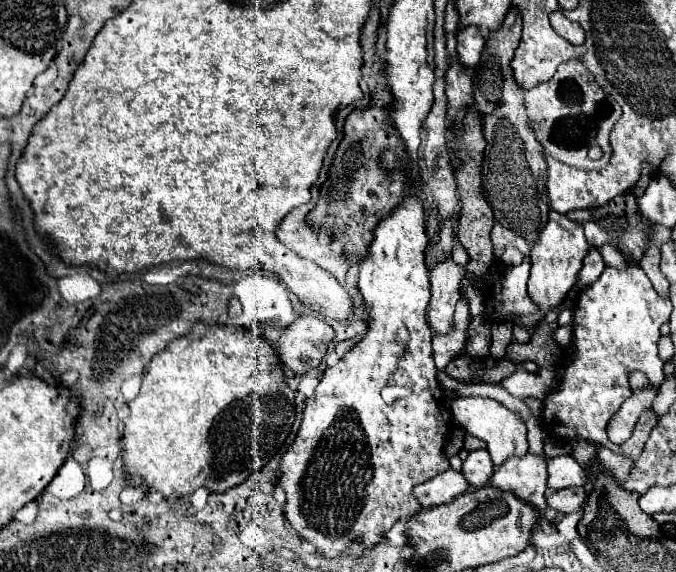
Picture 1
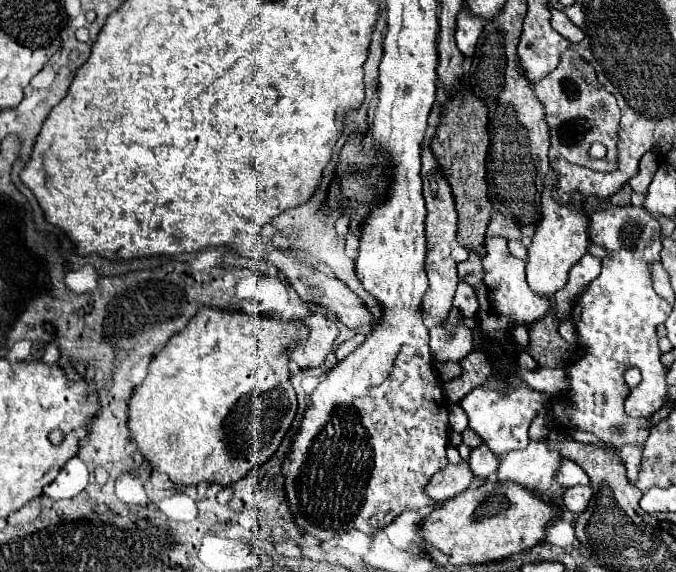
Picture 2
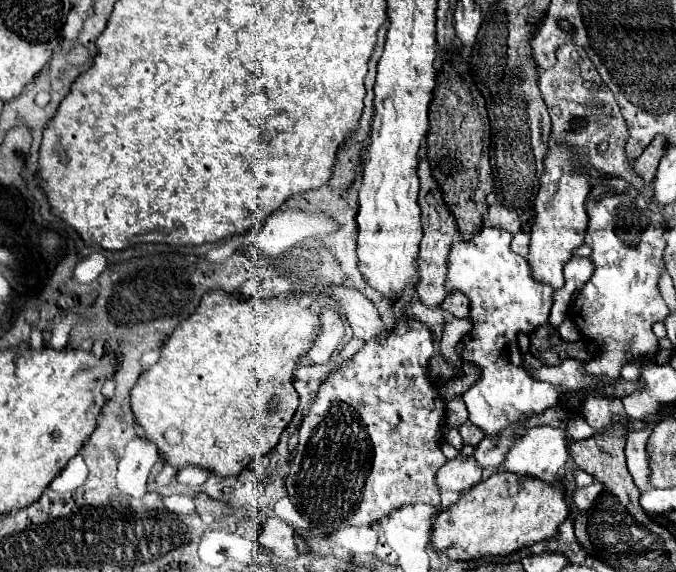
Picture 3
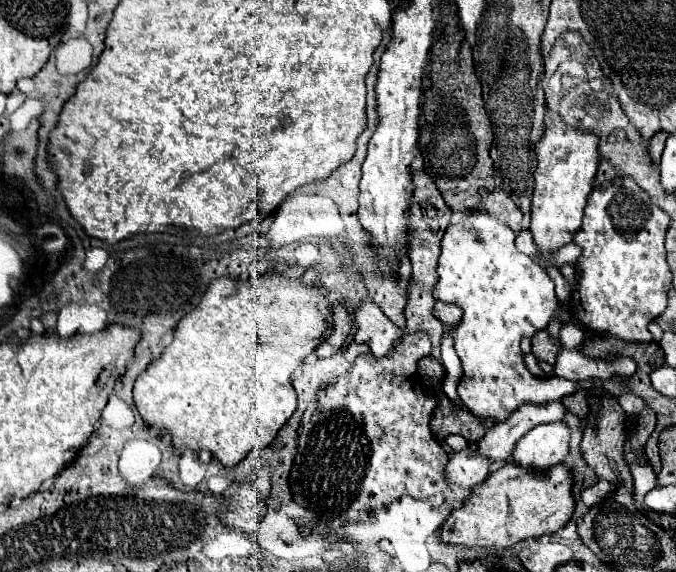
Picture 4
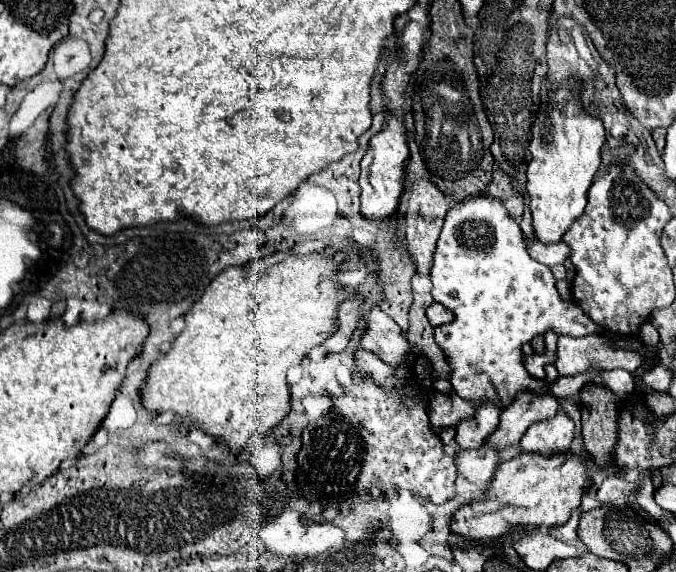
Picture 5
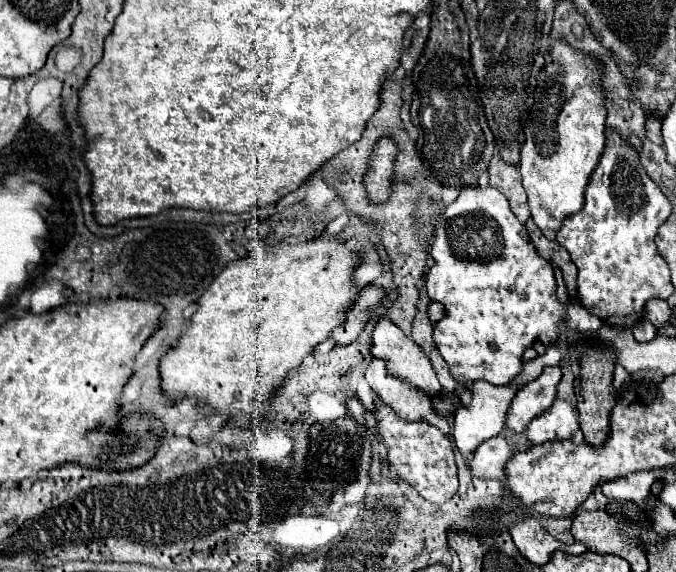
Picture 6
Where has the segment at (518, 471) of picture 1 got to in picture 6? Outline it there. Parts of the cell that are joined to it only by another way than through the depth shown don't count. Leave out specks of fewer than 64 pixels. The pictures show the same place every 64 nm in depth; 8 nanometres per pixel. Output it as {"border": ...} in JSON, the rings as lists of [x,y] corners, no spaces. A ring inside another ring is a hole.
{"border":[[[556,398],[554,406],[548,412],[540,414],[528,424],[526,436],[530,446],[538,446],[548,440],[552,442],[572,438],[572,432],[578,428],[578,412],[574,410],[574,406],[562,398]]]}

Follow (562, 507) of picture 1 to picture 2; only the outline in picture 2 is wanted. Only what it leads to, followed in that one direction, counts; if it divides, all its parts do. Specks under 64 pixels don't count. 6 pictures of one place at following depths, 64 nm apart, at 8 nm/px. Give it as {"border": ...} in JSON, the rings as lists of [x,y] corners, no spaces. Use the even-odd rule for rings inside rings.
{"border":[[[574,486],[574,488],[568,488],[564,492],[562,504],[566,506],[566,510],[580,514],[580,512],[586,510],[590,498],[592,498],[592,488],[590,486]]]}

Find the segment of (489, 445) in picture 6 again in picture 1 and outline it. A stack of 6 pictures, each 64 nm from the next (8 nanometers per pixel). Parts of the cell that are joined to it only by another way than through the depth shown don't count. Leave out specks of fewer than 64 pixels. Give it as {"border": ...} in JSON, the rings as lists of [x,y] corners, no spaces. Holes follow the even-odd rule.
{"border":[[[446,470],[440,472],[438,476],[430,478],[424,484],[418,484],[418,488],[414,488],[414,498],[418,500],[418,504],[422,508],[432,508],[432,506],[440,506],[440,504],[448,504],[450,500],[454,500],[456,496],[464,494],[468,488],[462,472],[456,470]]]}

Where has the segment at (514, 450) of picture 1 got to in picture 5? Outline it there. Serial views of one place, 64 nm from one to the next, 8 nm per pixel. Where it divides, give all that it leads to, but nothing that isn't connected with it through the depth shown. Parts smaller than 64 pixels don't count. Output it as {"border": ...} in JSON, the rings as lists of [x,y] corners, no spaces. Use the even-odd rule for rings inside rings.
{"border":[[[478,196],[468,198],[464,202],[454,204],[446,218],[444,228],[438,238],[436,254],[434,254],[434,266],[432,266],[432,298],[446,308],[450,308],[456,316],[452,324],[438,326],[434,332],[434,338],[438,346],[444,350],[444,354],[450,360],[450,366],[454,370],[452,374],[452,386],[454,392],[472,402],[474,406],[482,406],[486,402],[492,402],[500,410],[508,408],[522,392],[538,392],[538,394],[550,394],[560,398],[578,396],[580,390],[586,384],[600,384],[616,392],[620,400],[628,398],[634,392],[634,380],[632,374],[626,370],[612,370],[612,372],[600,372],[600,380],[588,380],[584,374],[570,376],[570,378],[558,378],[550,384],[546,380],[538,380],[528,374],[522,362],[522,344],[530,342],[538,334],[546,334],[550,328],[556,330],[556,334],[572,334],[572,336],[584,336],[600,332],[600,326],[592,320],[586,320],[582,310],[574,306],[574,302],[560,300],[554,276],[548,266],[532,260],[524,246],[524,234],[516,220],[512,220],[506,212],[506,208],[492,200],[490,196]]]}

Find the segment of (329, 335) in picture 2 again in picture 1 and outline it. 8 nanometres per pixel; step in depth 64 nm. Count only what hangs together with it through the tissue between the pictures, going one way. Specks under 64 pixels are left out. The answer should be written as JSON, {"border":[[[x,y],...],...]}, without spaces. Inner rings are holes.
{"border":[[[300,316],[296,322],[288,324],[276,340],[270,340],[270,344],[276,348],[282,368],[298,376],[320,364],[332,338],[334,330],[324,320]]]}

